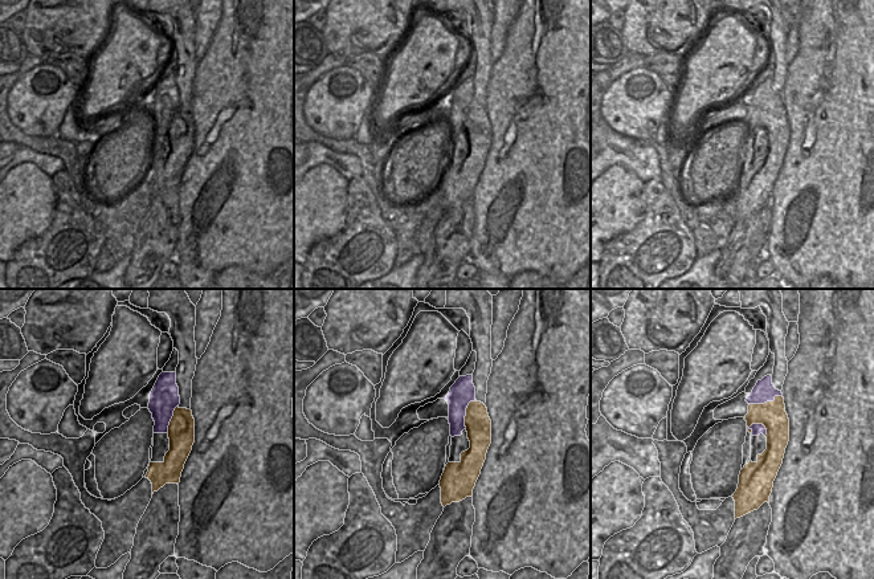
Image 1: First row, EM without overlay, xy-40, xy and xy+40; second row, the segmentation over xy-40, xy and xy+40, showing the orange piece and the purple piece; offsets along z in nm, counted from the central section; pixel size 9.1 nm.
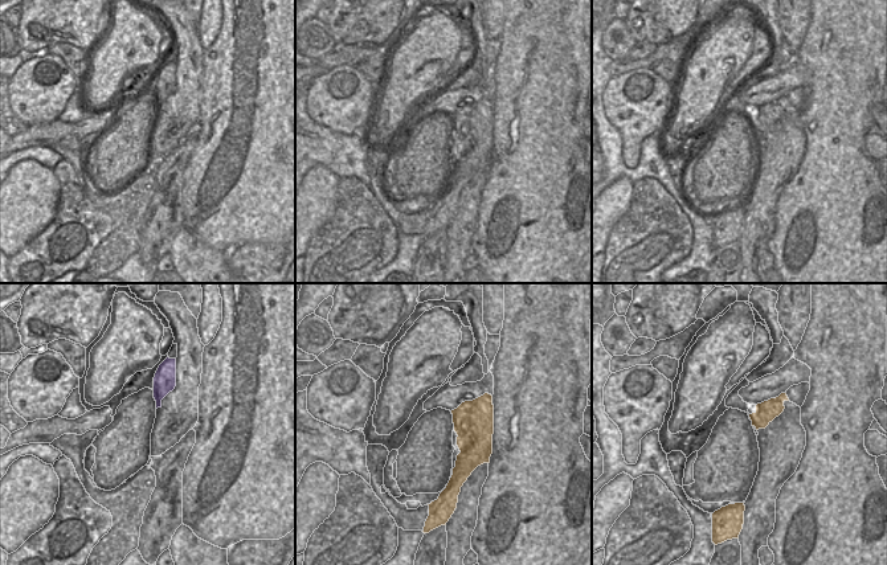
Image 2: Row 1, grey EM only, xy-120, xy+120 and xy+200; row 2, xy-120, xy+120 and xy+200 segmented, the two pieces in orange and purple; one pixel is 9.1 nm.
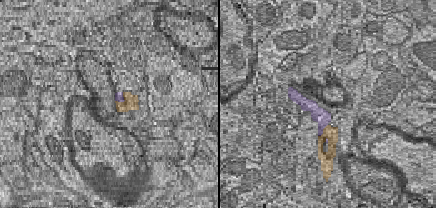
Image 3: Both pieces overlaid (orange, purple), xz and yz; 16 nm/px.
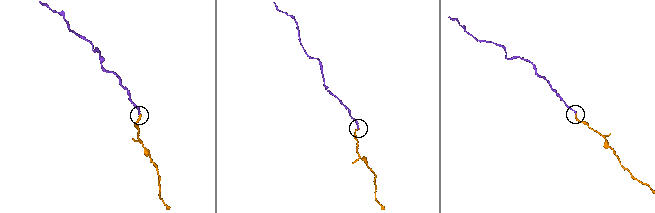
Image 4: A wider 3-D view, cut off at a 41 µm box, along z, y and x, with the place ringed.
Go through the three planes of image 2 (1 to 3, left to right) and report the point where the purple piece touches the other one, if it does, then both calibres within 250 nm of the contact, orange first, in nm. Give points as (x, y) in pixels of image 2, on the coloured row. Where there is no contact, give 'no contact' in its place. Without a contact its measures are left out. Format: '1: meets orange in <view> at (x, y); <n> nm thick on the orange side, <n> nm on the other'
1: no contact
2: no contact
3: no contact

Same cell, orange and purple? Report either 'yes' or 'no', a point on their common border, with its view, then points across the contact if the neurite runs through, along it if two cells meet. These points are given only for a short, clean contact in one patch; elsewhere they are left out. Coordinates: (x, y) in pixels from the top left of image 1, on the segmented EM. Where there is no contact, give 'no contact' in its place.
yes | xy+40 (764, 403)

